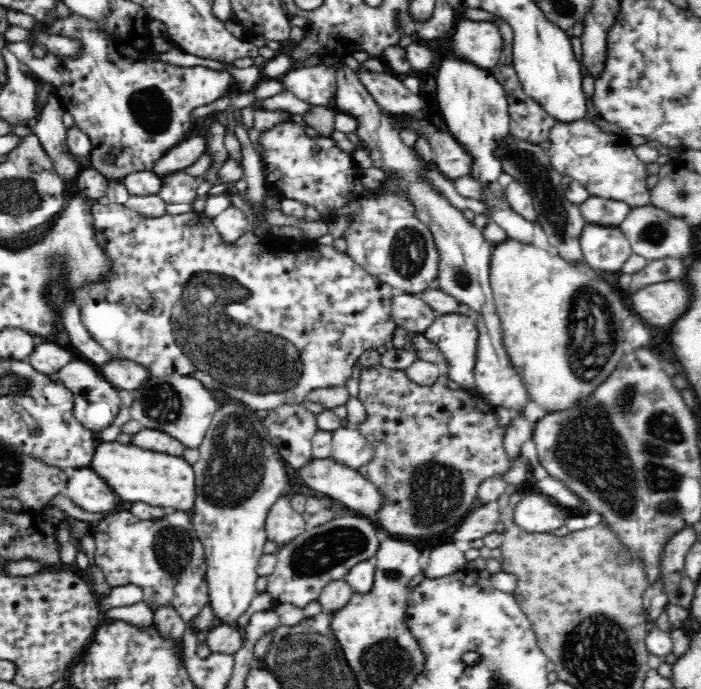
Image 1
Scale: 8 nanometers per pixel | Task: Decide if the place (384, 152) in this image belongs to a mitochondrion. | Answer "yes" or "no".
yes

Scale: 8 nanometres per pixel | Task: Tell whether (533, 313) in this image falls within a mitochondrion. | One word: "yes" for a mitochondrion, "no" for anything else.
no

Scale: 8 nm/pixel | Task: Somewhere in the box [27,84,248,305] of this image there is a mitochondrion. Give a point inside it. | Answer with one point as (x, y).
(58, 261)

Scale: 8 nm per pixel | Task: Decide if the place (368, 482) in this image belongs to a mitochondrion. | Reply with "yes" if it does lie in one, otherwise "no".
no

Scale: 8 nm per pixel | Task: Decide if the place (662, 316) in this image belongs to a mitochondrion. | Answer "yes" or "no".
no

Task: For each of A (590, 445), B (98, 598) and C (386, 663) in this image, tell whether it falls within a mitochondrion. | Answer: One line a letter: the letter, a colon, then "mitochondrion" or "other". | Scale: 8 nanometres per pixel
A: mitochondrion
B: other
C: mitochondrion

